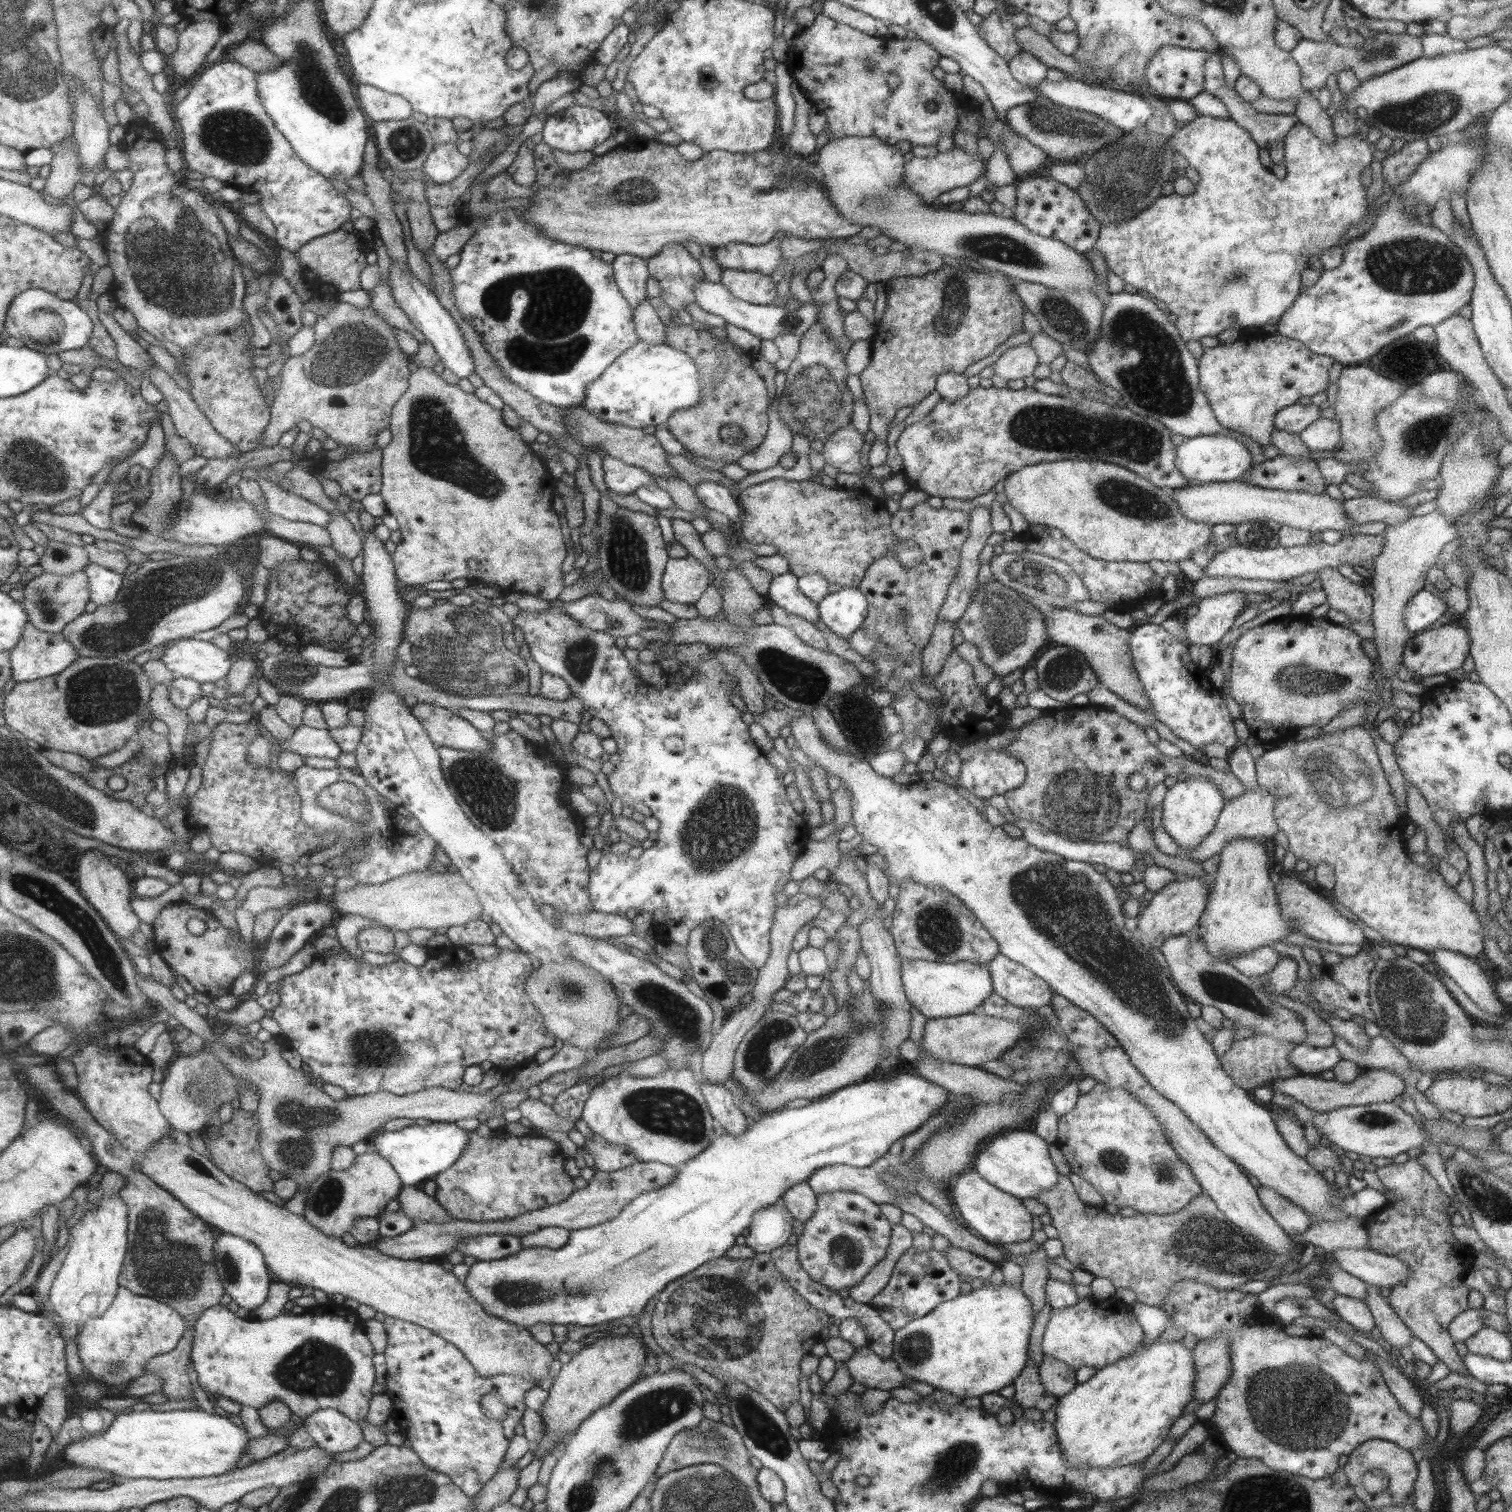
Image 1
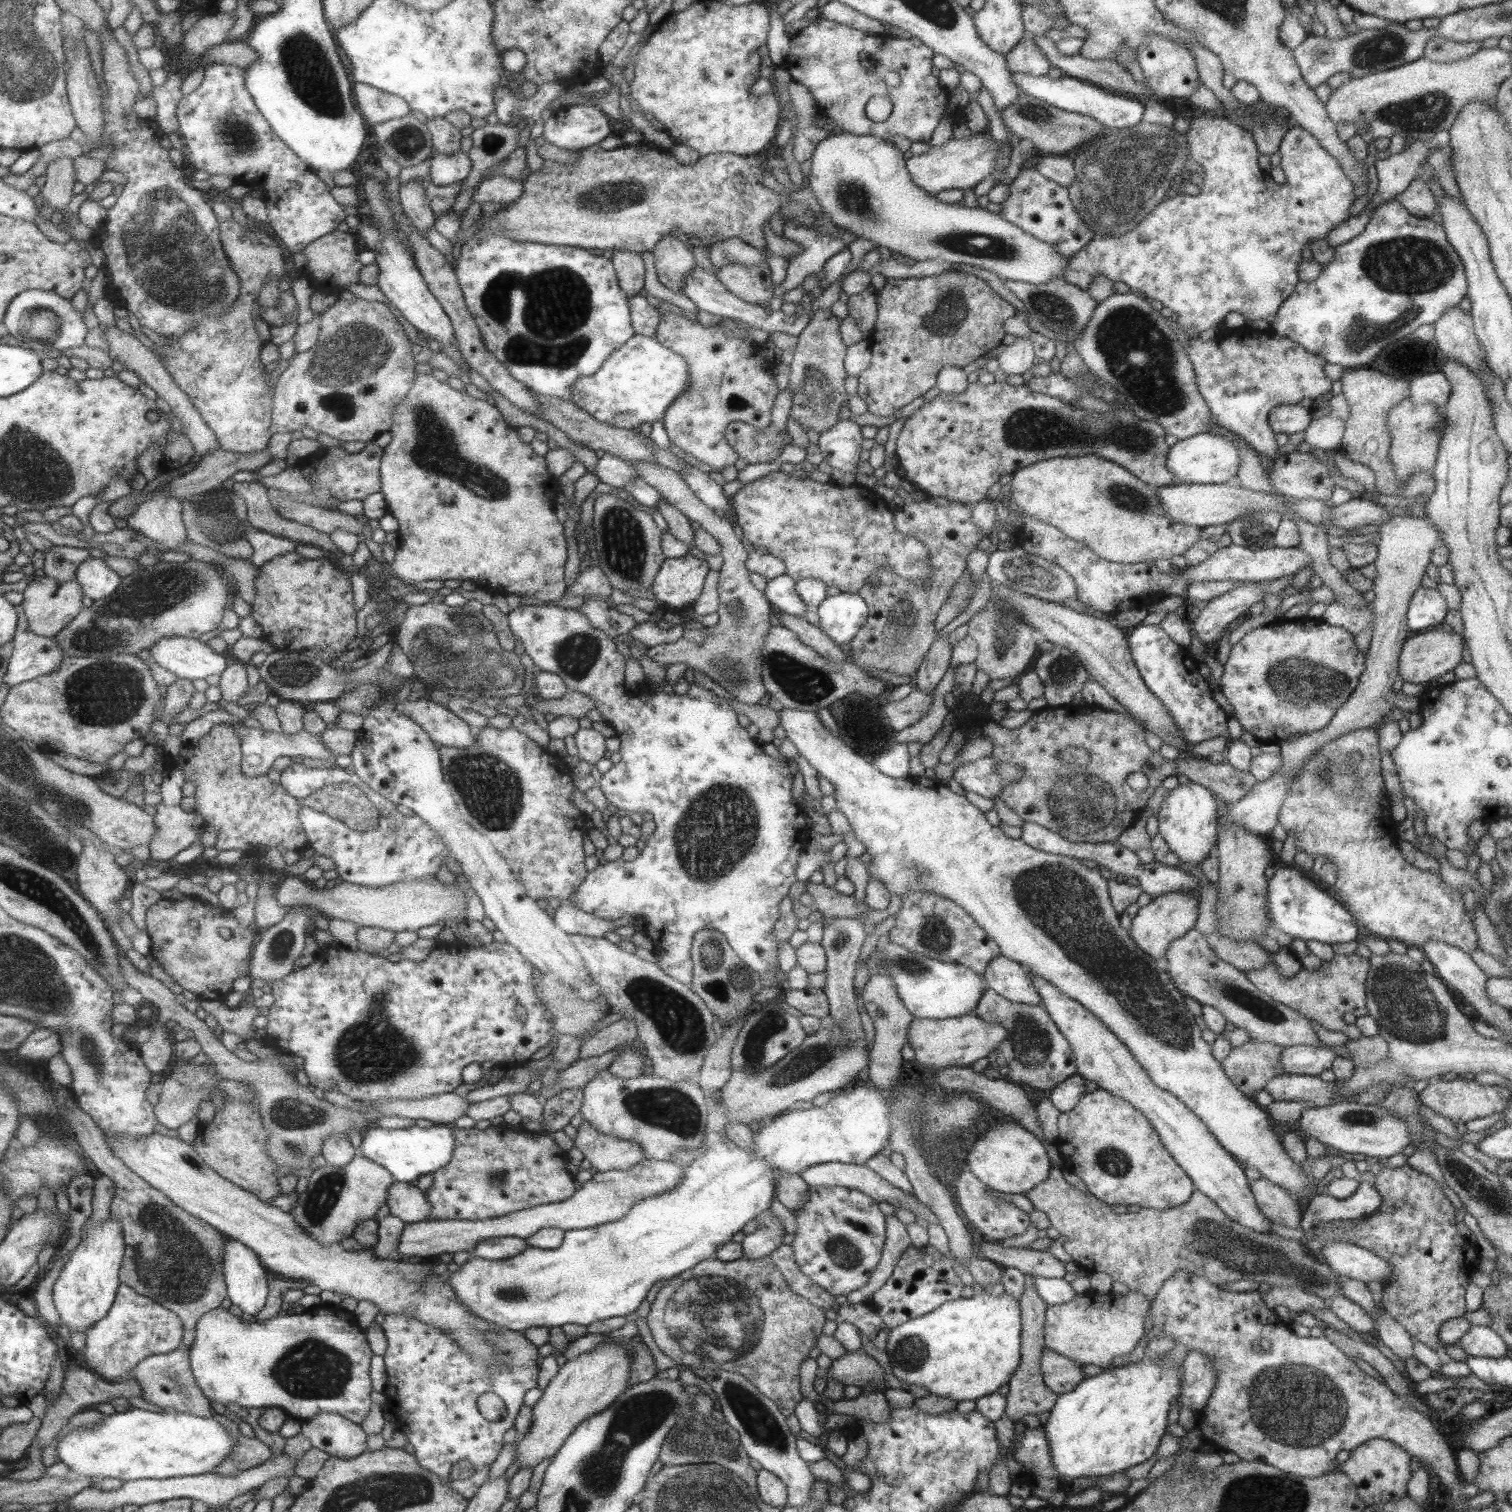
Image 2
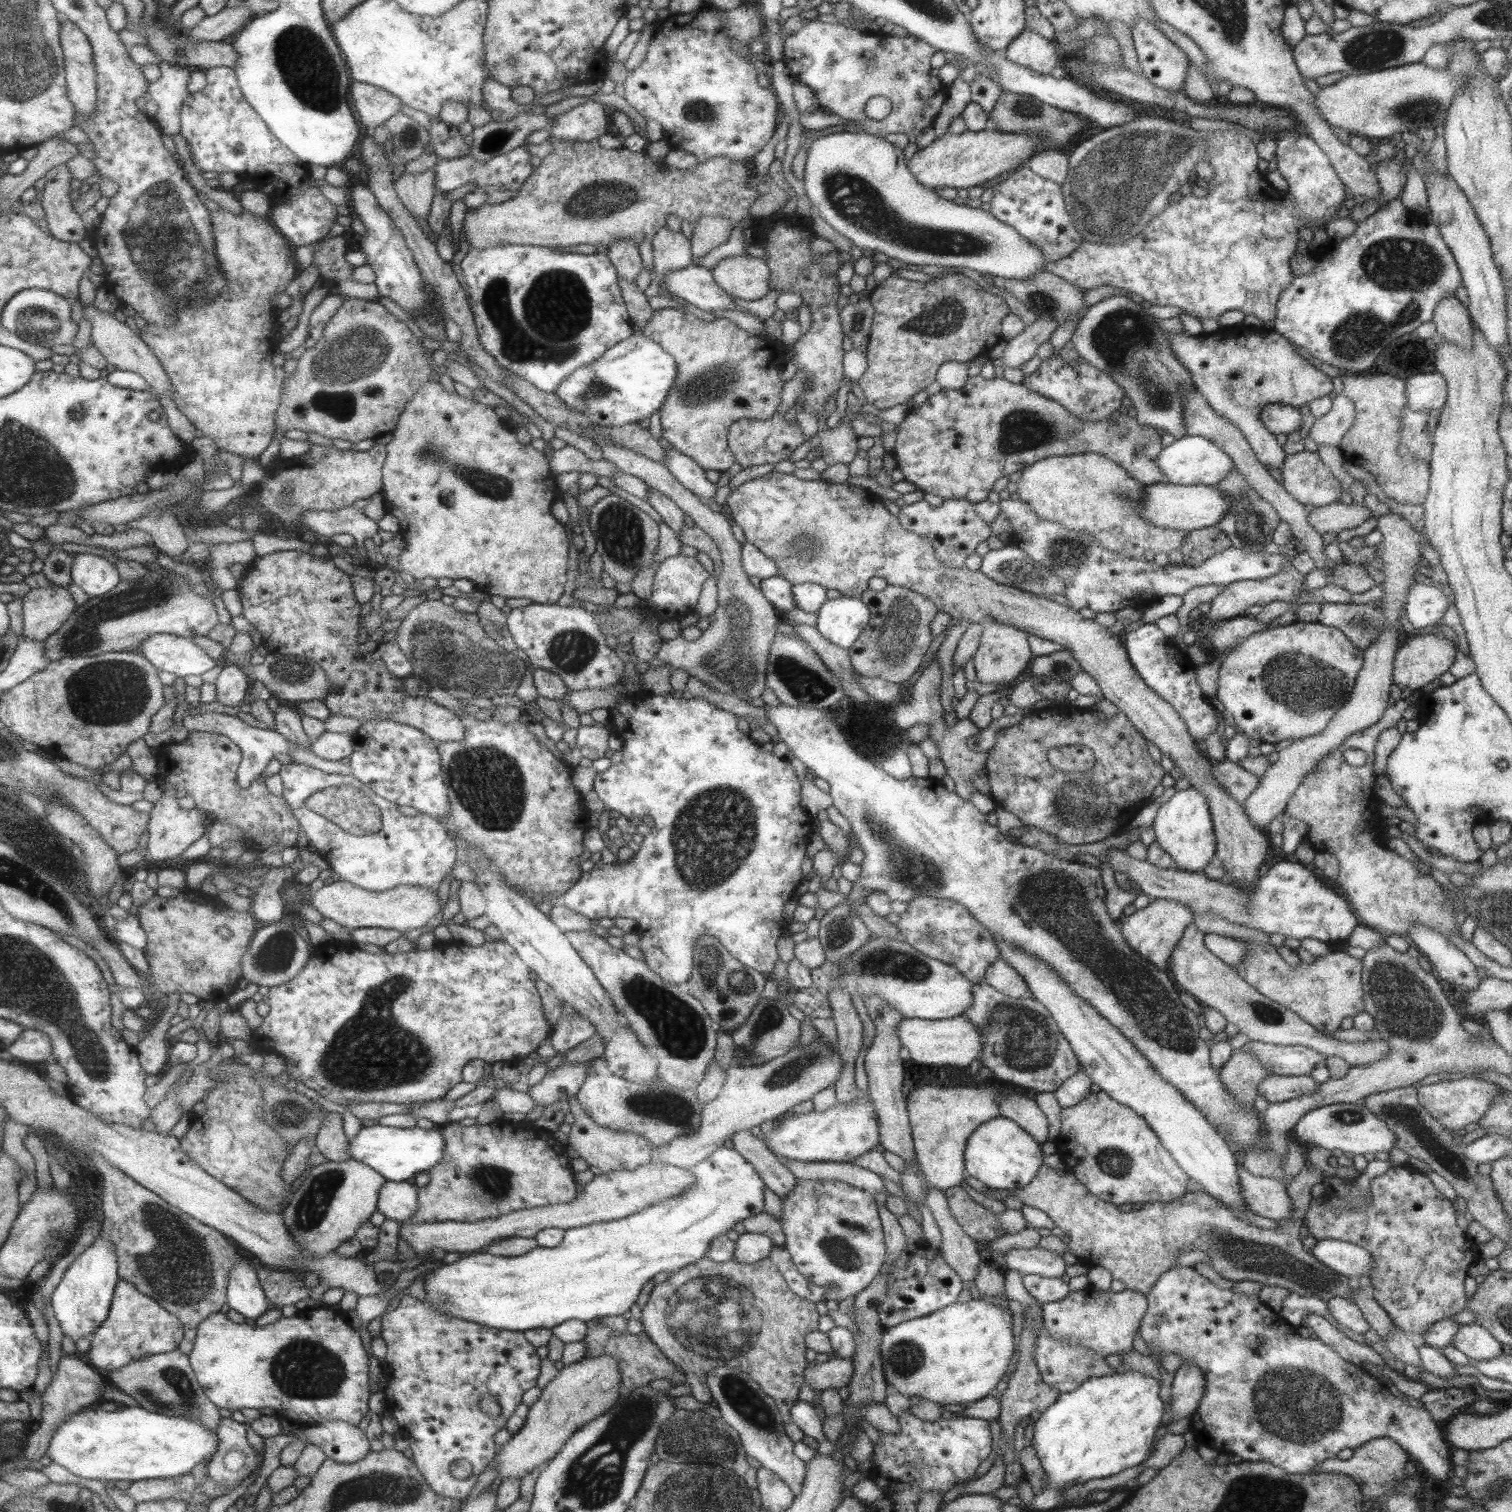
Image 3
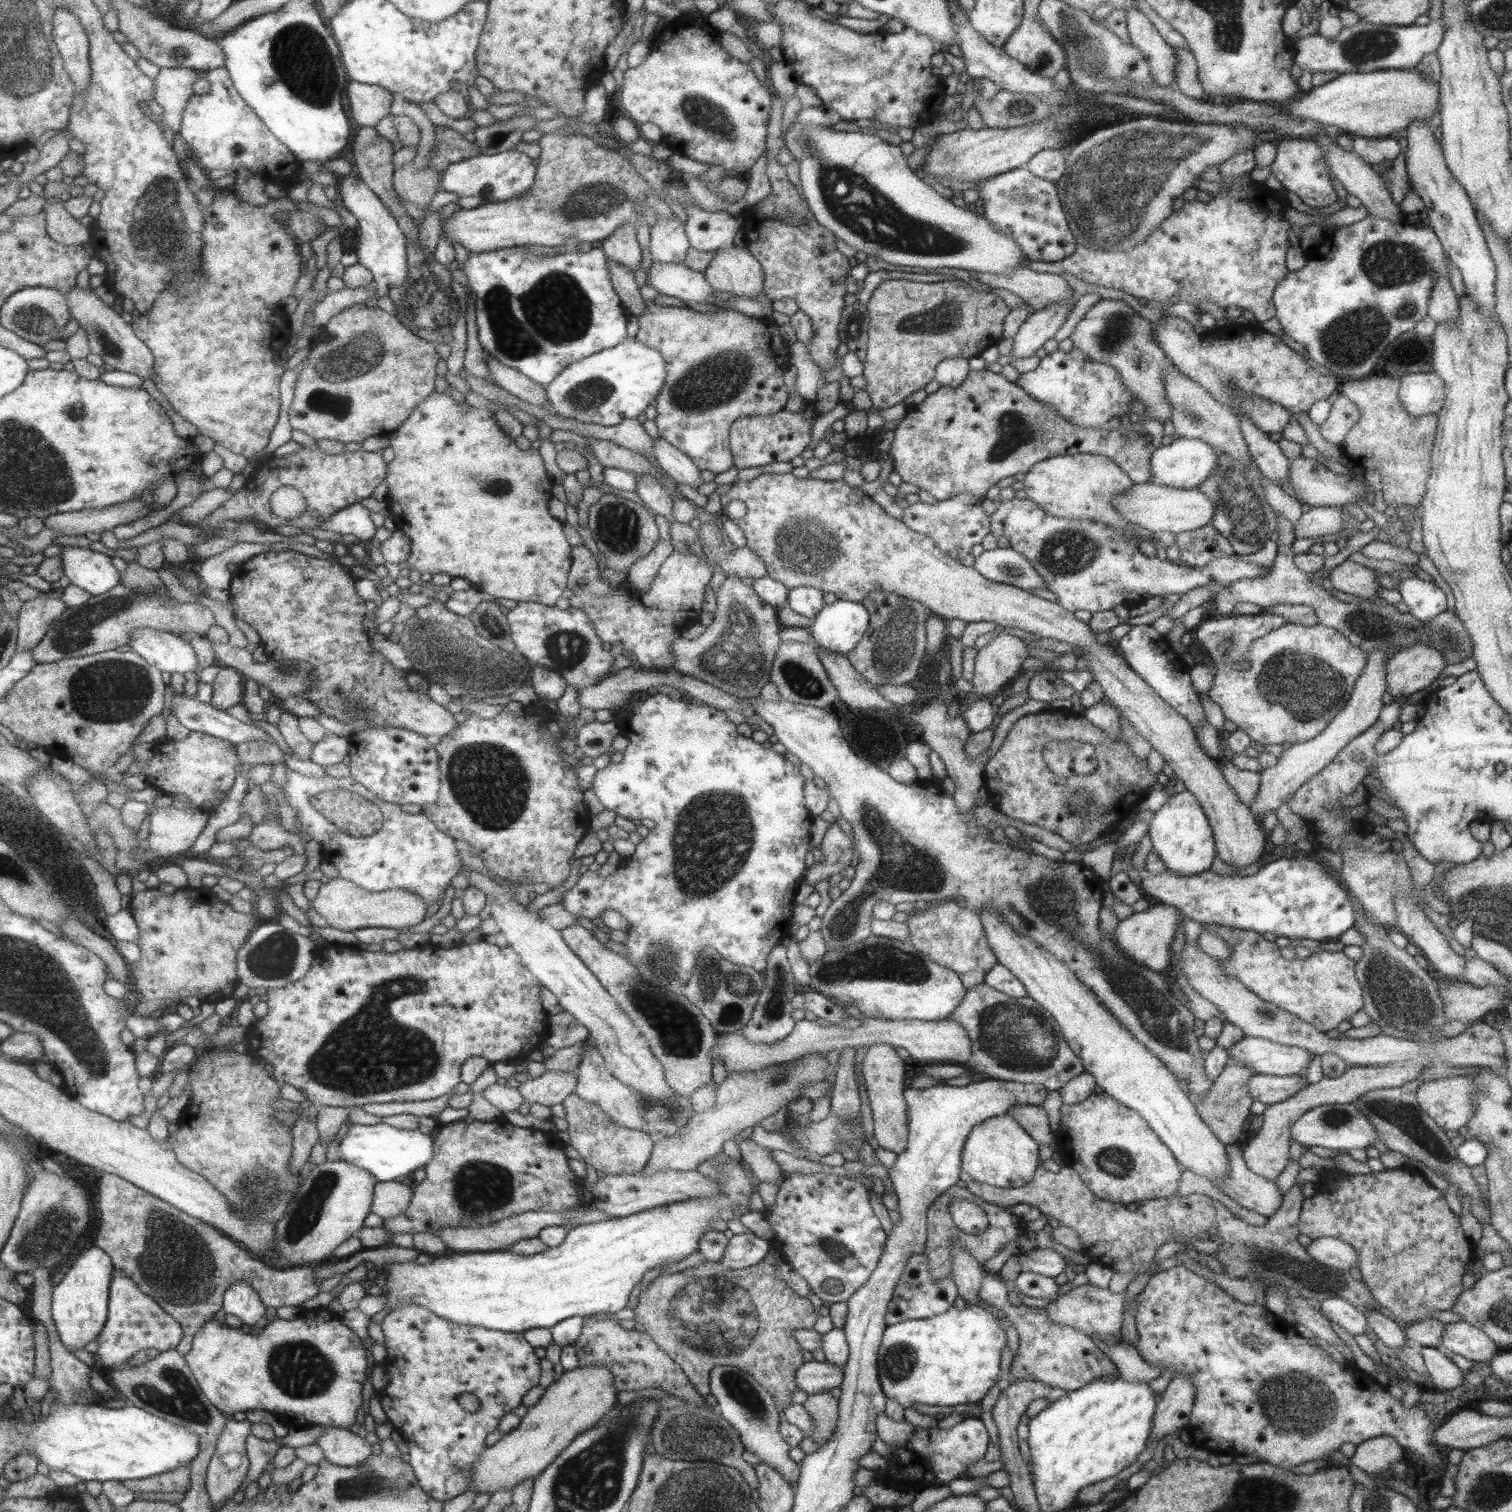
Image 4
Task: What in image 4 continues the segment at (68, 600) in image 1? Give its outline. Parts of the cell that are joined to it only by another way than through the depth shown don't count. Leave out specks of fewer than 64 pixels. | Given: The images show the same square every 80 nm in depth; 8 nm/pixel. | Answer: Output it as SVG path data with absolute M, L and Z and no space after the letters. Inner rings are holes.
M35 597L24 602L18 617L18 653L34 650L44 640L52 622L68 608L61 599L52 597Z

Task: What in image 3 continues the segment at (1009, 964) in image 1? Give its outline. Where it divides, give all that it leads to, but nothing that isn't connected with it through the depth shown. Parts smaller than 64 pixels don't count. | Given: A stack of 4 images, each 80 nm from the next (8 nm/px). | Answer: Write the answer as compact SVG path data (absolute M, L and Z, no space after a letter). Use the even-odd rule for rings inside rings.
M1000 957L985 969L982 982L1005 996L1018 999L1032 997L1025 981Z

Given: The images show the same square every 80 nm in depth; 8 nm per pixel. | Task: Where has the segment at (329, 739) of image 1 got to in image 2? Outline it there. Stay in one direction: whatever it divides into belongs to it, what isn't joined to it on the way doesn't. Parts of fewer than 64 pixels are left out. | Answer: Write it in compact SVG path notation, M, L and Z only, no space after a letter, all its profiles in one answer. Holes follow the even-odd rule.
M243 721L229 722L243 736L243 753L242 768L247 777L255 777L267 774L274 762L282 756L295 758L309 757L323 760L332 760L332 752L327 748L326 742L321 740L320 734L313 734L305 729L299 734L287 734L283 732L273 732L265 730L263 727L249 727Z

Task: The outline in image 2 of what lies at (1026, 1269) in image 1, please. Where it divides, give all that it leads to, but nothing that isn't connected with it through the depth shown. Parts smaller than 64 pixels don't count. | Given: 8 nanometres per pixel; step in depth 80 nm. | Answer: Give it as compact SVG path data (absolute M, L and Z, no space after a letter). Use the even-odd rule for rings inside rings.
M1026 1274L1024 1277L1024 1291L1021 1298L1018 1298L1021 1330L1020 1330L1020 1359L1017 1368L1007 1380L1009 1392L1005 1396L1004 1414L1009 1420L1015 1423L1021 1420L1025 1414L1037 1414L1047 1412L1053 1406L1057 1399L1057 1394L1049 1391L1042 1380L1042 1372L1040 1371L1040 1354L1044 1347L1043 1325L1044 1312L1047 1308L1045 1304L1036 1294L1032 1285L1032 1274Z

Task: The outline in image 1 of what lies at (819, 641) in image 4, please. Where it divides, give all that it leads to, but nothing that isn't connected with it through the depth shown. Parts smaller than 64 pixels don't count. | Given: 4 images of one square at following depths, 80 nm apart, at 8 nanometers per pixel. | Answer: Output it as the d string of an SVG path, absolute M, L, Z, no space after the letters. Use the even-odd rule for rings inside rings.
M856 588L827 593L816 604L819 619L831 632L845 640L861 626L867 614L867 601Z

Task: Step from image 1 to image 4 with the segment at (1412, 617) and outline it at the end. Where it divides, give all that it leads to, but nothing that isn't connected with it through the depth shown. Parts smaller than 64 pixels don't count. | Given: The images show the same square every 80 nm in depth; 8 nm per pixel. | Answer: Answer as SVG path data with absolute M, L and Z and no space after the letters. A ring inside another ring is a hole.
M1403 576L1396 582L1396 589L1408 607L1408 613L1415 619L1430 621L1447 608L1445 594L1433 582L1423 581L1416 576Z

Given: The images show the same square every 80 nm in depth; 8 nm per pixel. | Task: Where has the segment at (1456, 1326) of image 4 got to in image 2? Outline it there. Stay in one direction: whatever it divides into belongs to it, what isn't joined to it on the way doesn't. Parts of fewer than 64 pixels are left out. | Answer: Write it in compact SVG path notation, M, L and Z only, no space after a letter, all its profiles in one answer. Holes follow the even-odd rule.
M1471 1325L1455 1344L1469 1356L1502 1357L1510 1351L1496 1332L1482 1325Z

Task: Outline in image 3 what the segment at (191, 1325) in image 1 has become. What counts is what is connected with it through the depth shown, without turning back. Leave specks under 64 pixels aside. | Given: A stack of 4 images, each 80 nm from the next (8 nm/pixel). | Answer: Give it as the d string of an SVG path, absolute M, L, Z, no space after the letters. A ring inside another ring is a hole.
M180 1348L133 1361L119 1370L111 1371L108 1380L151 1412L159 1412L175 1418L180 1416L202 1424L213 1432L218 1432L222 1421L220 1406L208 1398L205 1388L201 1386L190 1364L190 1355L185 1354Z

